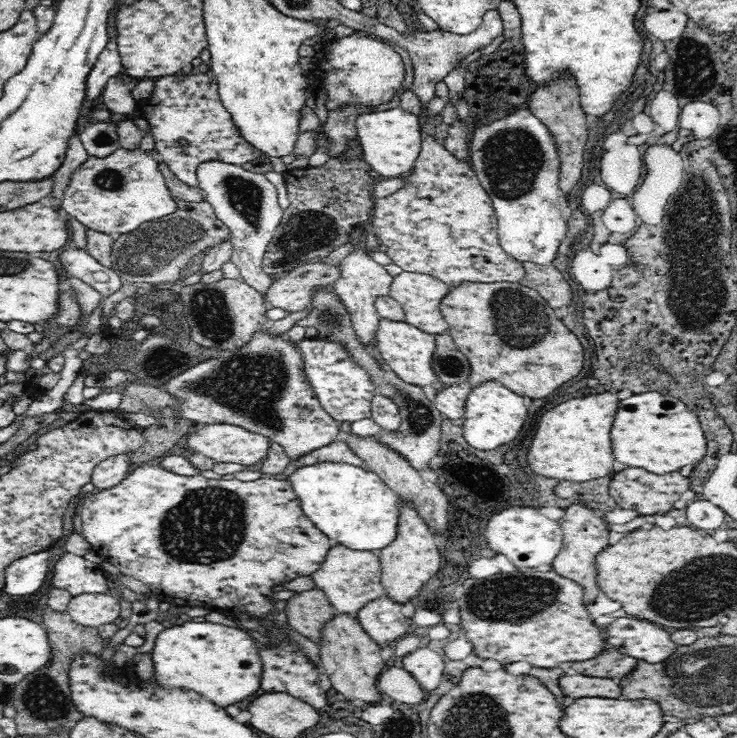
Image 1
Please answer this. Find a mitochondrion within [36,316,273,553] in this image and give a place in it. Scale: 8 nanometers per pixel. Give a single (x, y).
(163, 369)

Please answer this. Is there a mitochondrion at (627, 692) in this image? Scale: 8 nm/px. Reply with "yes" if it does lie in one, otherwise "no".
no

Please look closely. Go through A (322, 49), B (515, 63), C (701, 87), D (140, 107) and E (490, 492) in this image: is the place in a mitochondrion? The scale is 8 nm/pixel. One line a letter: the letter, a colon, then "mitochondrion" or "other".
A: other
B: other
C: other
D: other
E: other

